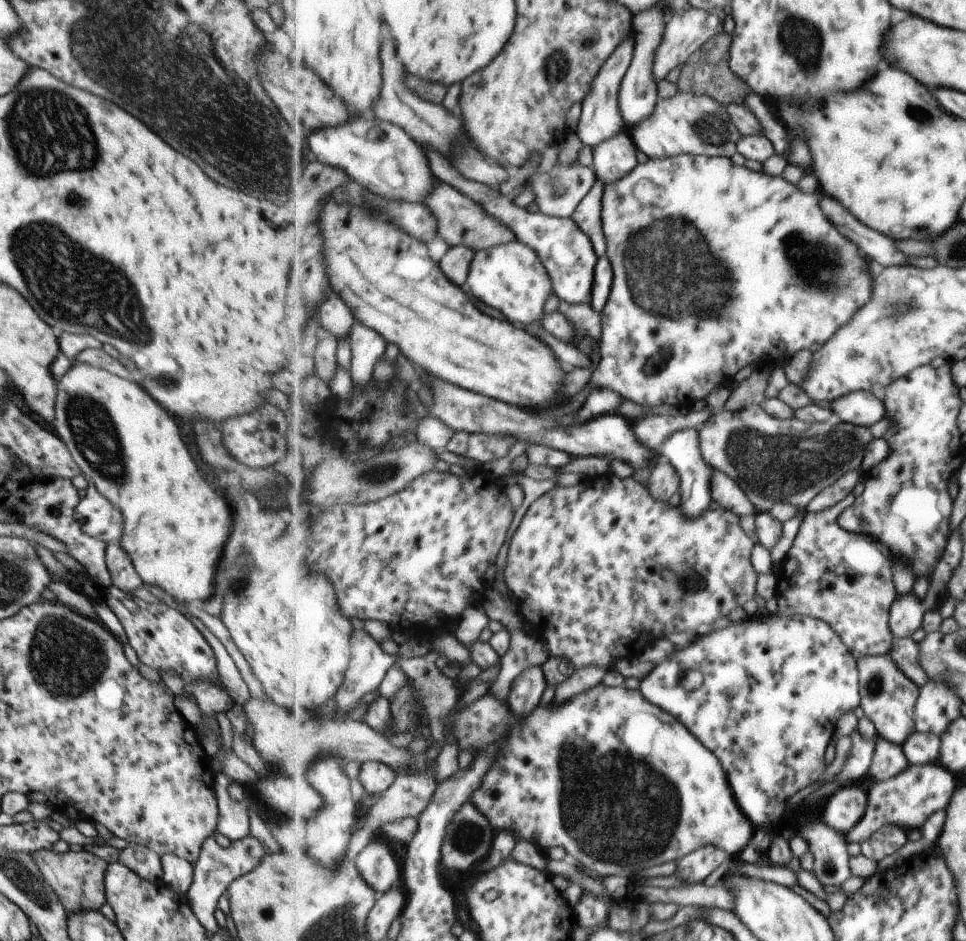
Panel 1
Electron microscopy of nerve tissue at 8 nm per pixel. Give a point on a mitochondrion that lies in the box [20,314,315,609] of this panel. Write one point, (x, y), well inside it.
(93, 432)

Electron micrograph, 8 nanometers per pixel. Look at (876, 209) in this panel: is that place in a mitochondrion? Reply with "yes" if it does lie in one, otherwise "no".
no

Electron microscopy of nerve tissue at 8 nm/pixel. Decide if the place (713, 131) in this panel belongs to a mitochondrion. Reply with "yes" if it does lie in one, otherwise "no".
yes

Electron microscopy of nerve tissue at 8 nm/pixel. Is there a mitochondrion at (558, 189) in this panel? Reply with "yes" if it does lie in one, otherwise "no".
yes

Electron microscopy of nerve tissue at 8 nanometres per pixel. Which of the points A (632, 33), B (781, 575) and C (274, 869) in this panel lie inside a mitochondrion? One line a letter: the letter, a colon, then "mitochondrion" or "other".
A: other
B: other
C: other

